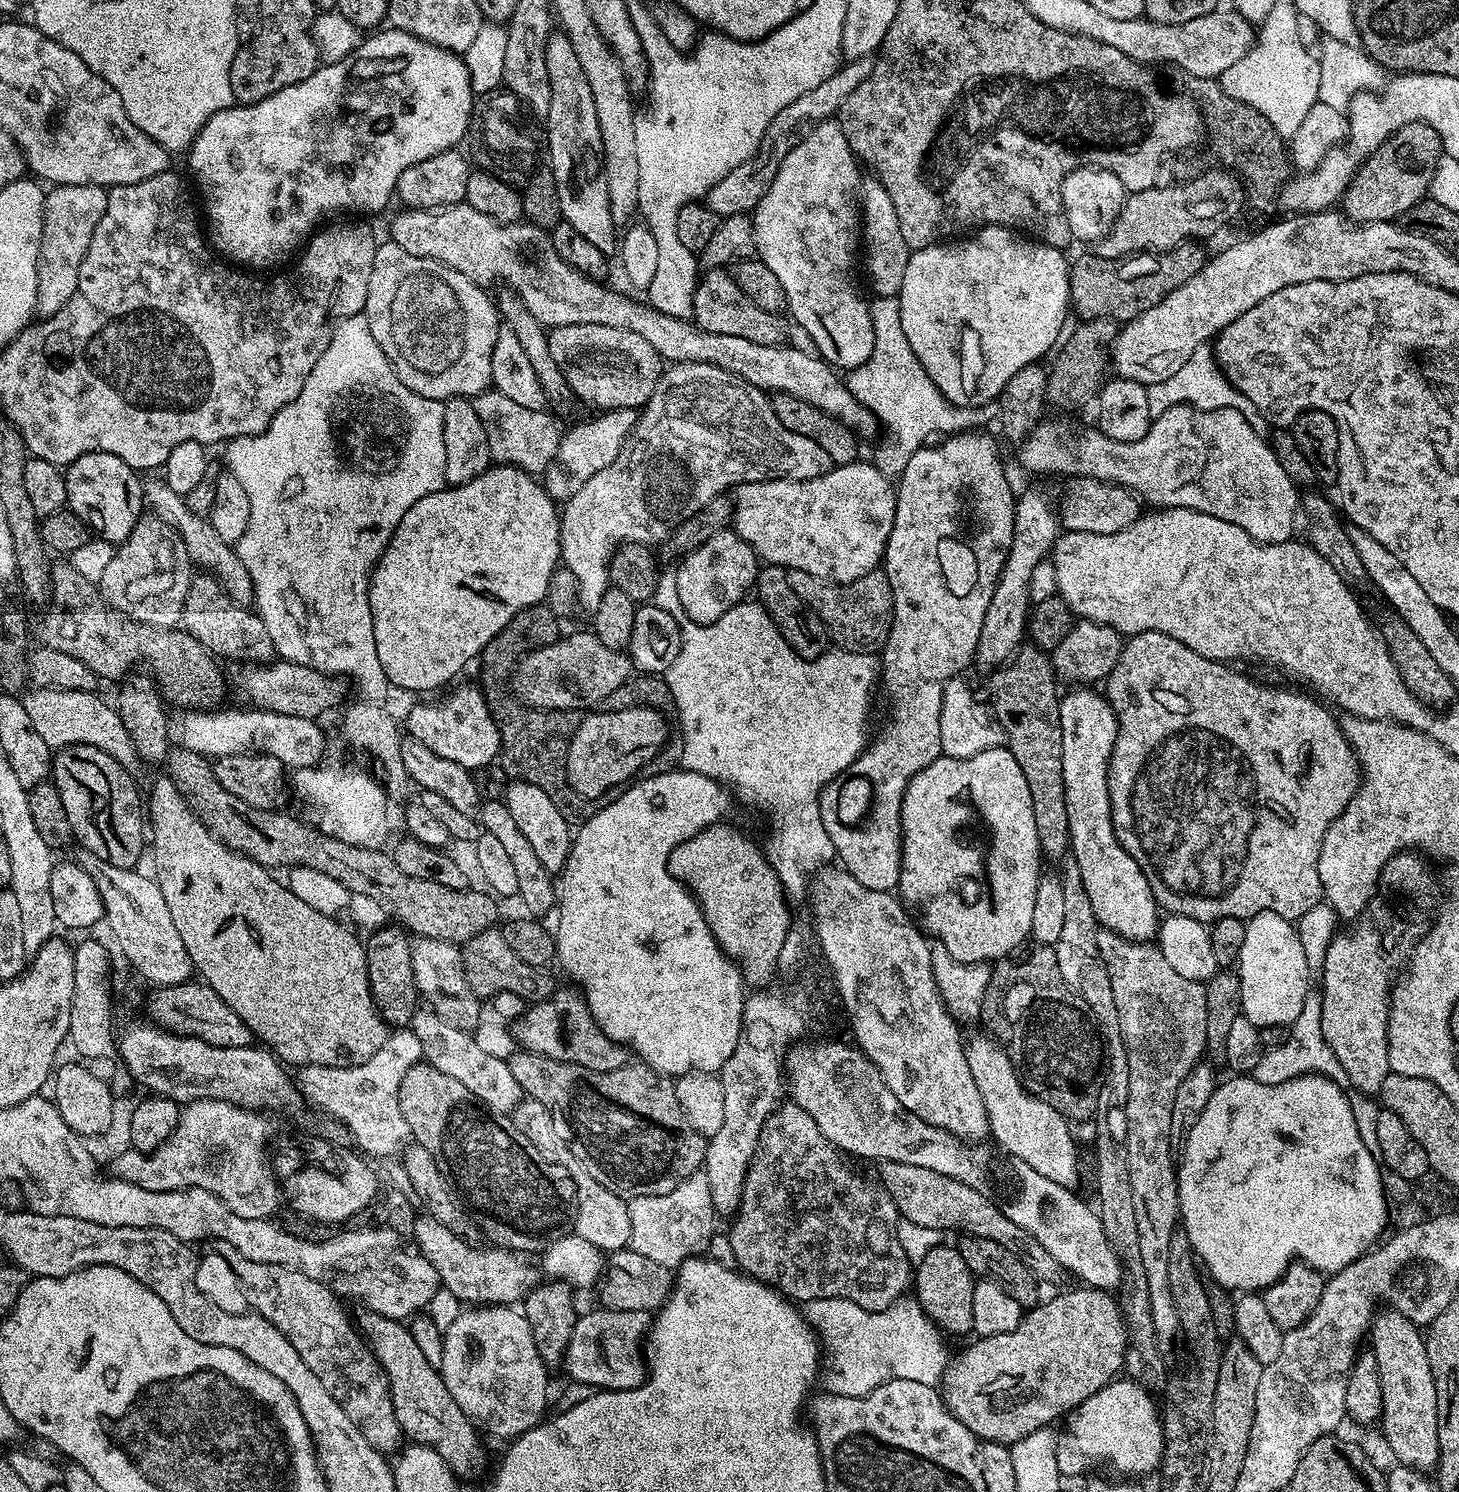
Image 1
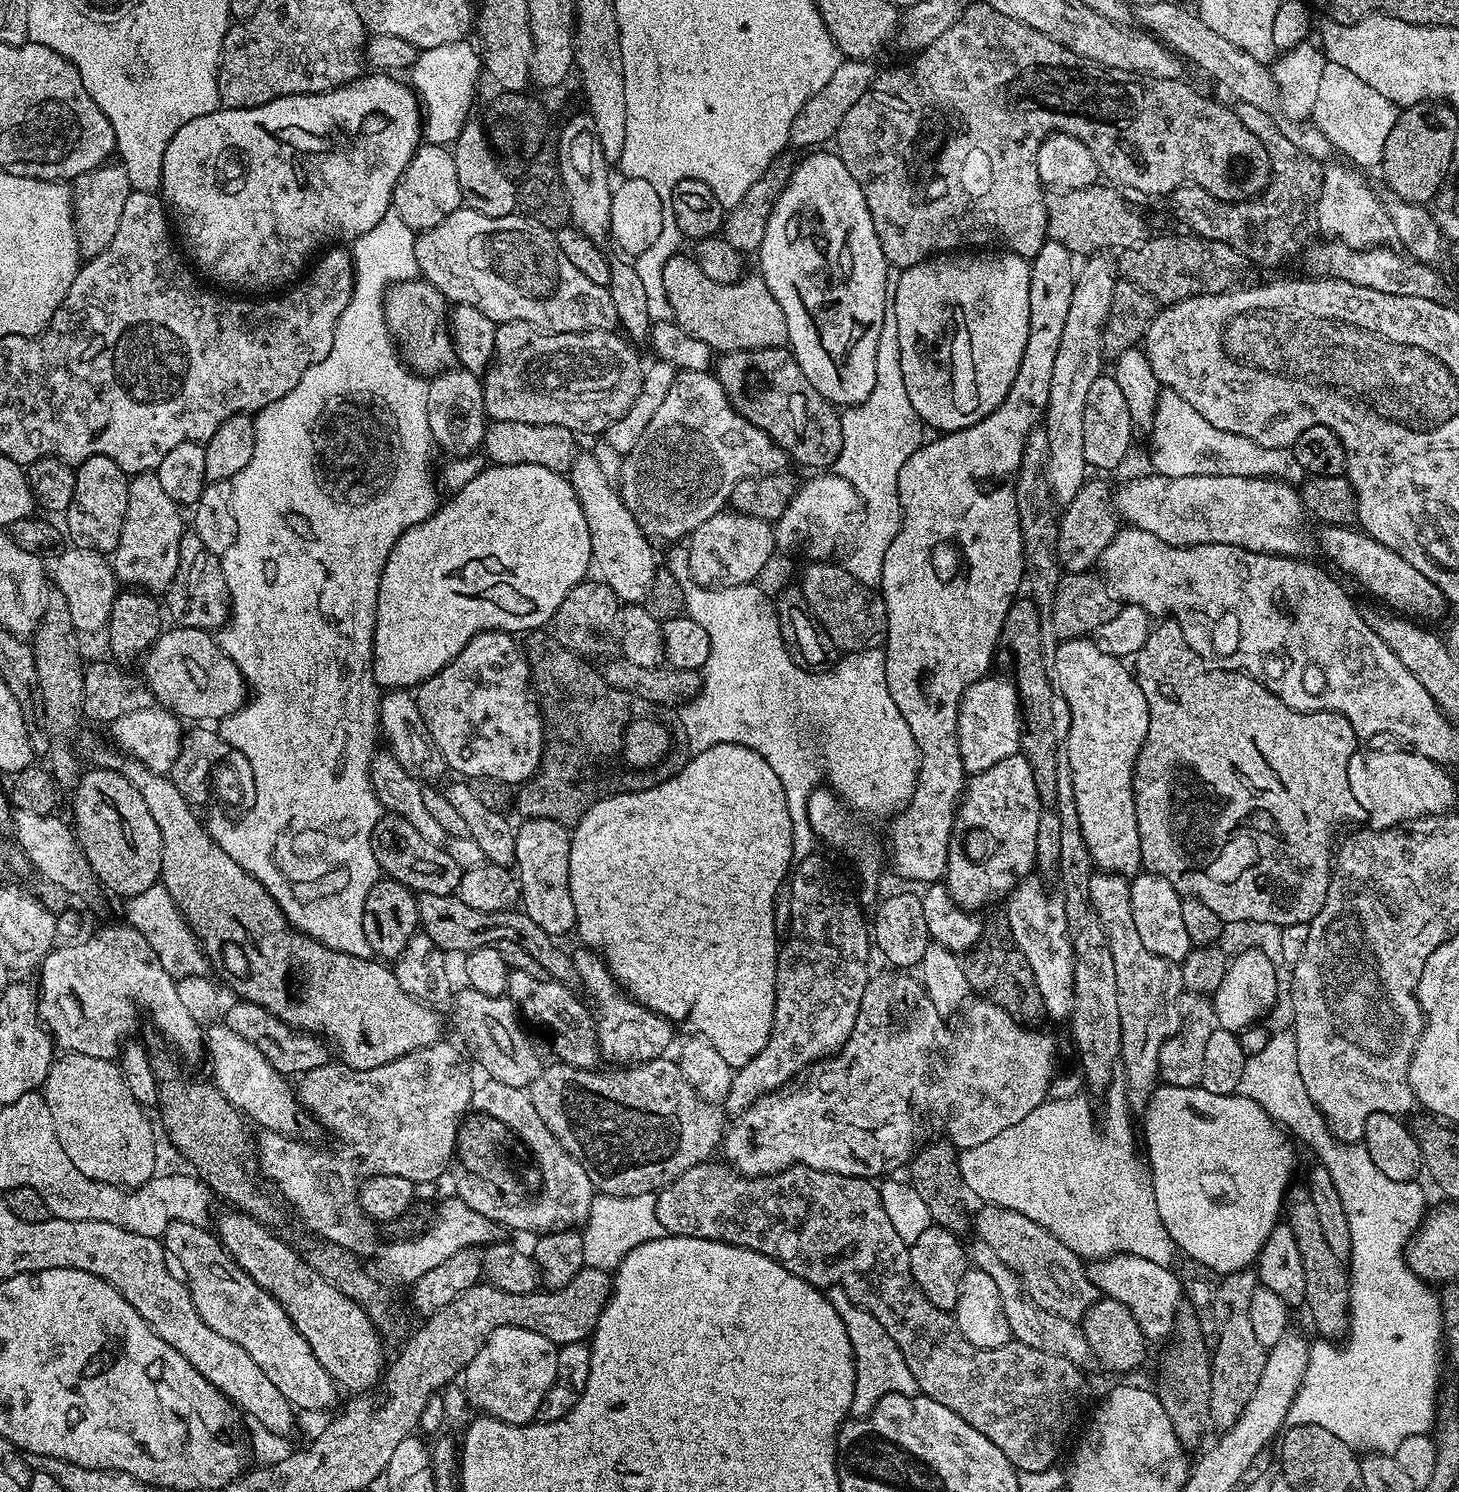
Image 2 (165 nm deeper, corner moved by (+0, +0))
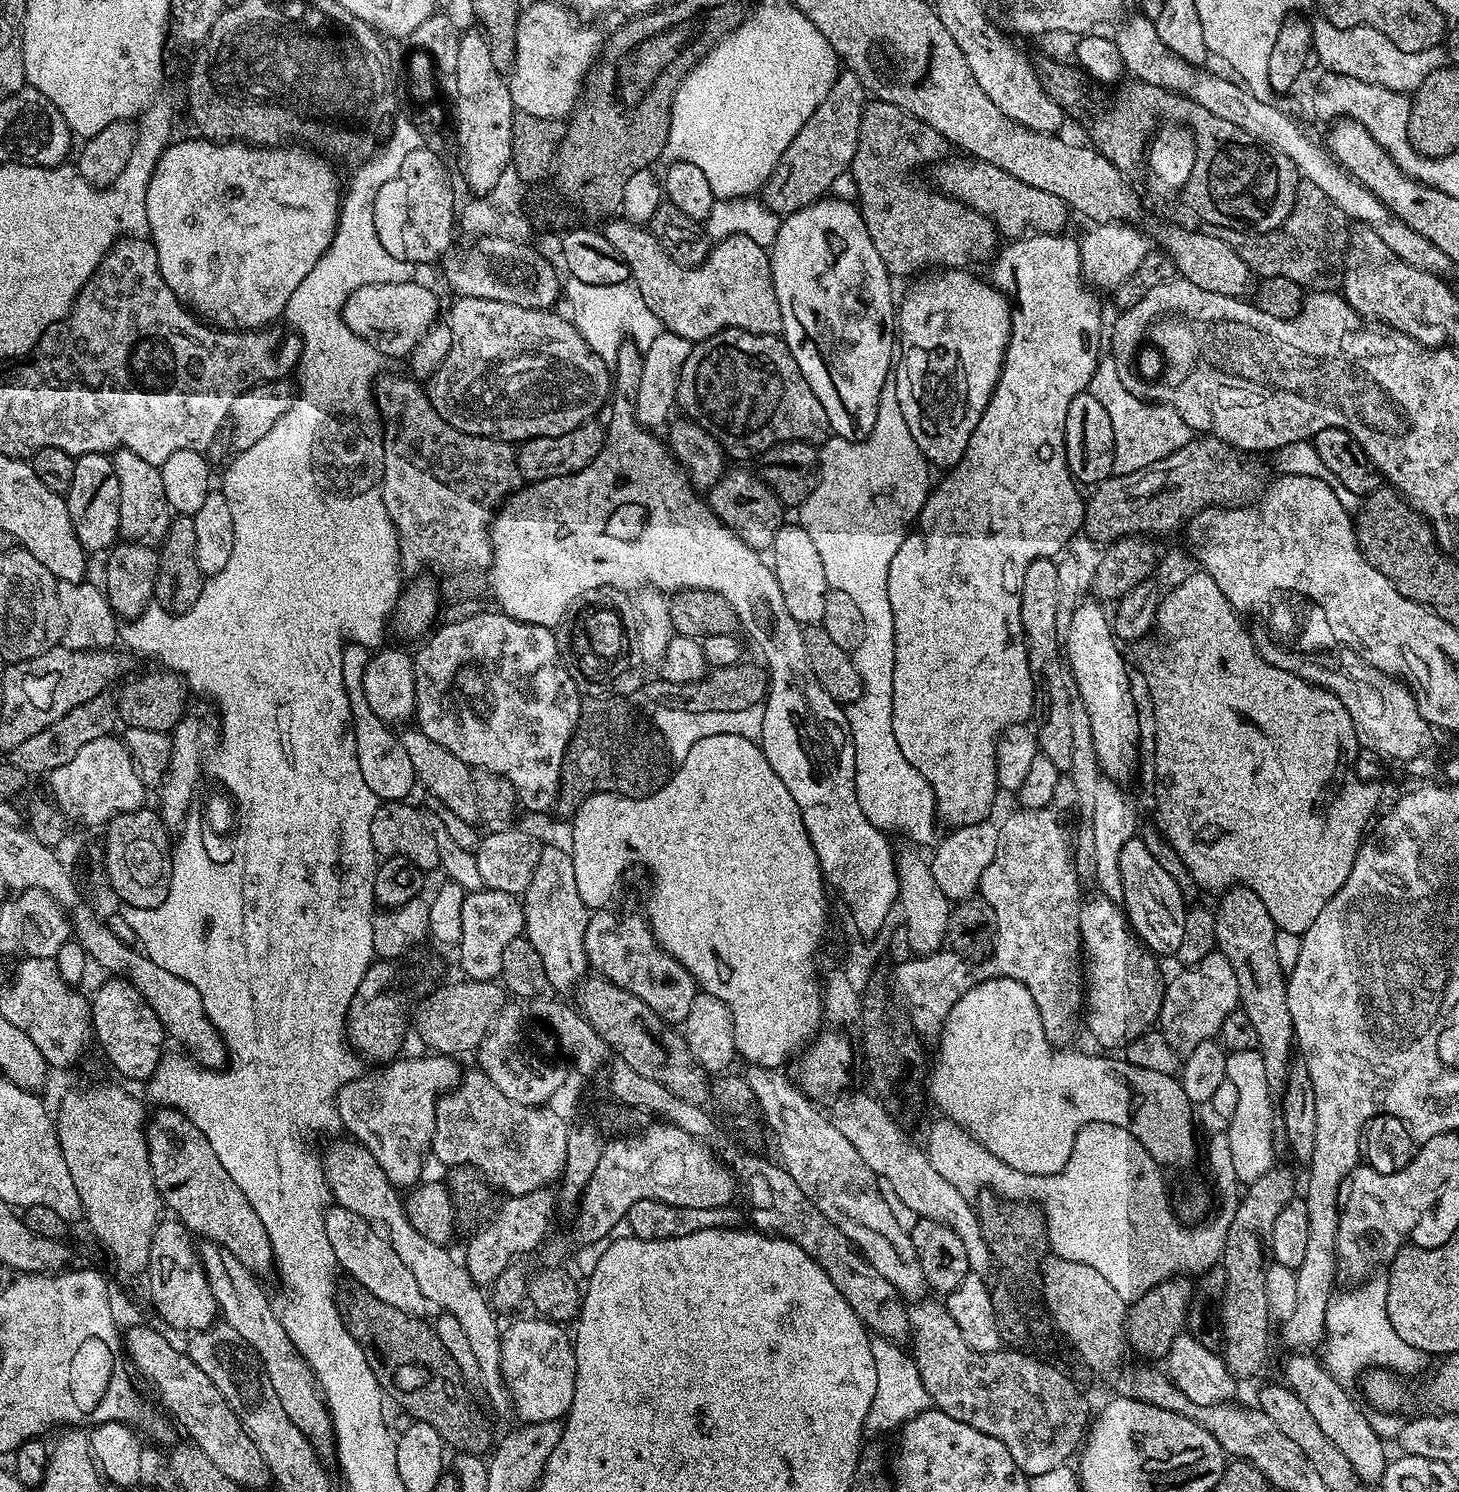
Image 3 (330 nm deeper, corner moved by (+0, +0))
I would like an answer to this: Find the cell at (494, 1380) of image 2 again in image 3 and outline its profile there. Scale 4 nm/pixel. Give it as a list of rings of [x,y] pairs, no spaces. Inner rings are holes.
[[[549,1319],[516,1320],[503,1329],[502,1378],[508,1399],[521,1421],[533,1424],[567,1417],[574,1402],[576,1381],[576,1350],[573,1341],[559,1323]]]

